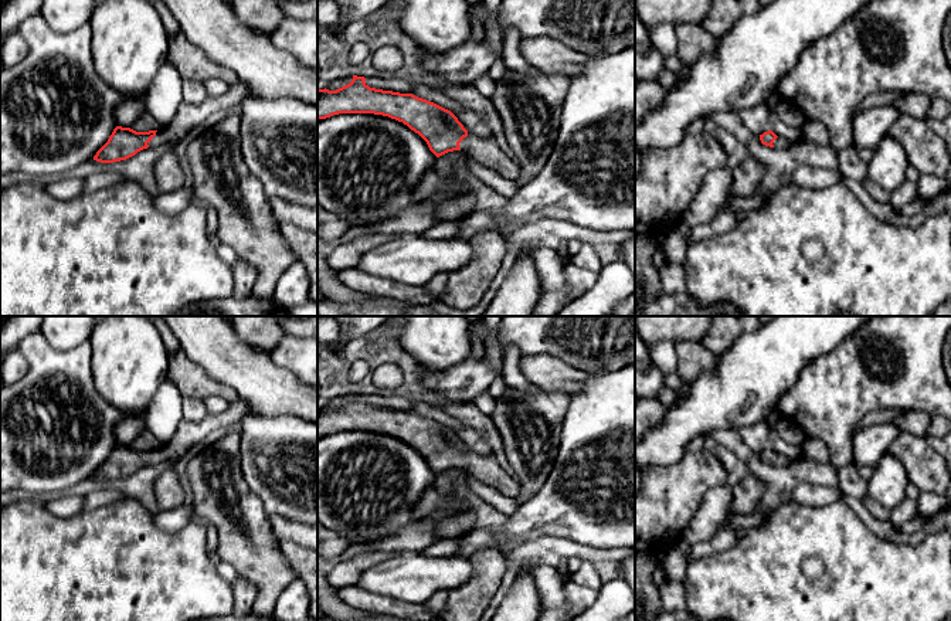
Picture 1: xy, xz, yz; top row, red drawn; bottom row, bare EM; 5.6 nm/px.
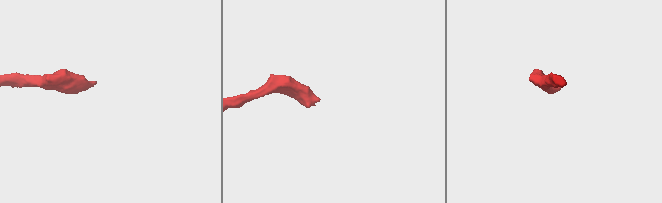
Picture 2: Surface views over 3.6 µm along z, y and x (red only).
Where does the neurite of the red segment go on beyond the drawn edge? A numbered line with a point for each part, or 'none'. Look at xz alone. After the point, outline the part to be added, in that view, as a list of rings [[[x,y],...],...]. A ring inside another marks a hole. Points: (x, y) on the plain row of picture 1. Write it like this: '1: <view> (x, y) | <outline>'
1: xz (485, 468) | [[[468,452],[459,461],[468,475],[495,488],[505,498],[516,499],[520,495],[520,485],[497,462],[493,455],[476,455]]]

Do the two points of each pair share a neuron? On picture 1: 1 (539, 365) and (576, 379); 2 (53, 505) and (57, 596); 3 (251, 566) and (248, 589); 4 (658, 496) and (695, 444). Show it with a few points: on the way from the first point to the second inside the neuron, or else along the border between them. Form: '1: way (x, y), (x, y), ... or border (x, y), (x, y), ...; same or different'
1: way (547, 372), (567, 379); same
2: border (44, 501), (58, 516), (82, 509); different
3: border (243, 577), (255, 589), (252, 606); different
4: border (703, 450), (686, 454); different

